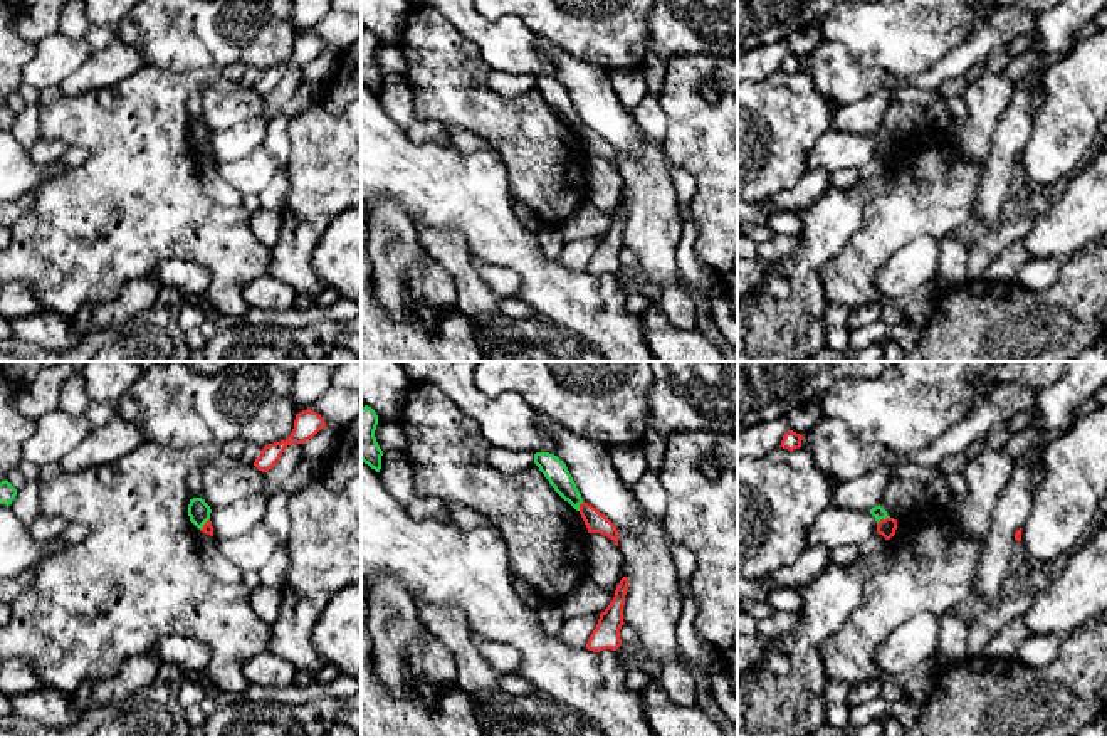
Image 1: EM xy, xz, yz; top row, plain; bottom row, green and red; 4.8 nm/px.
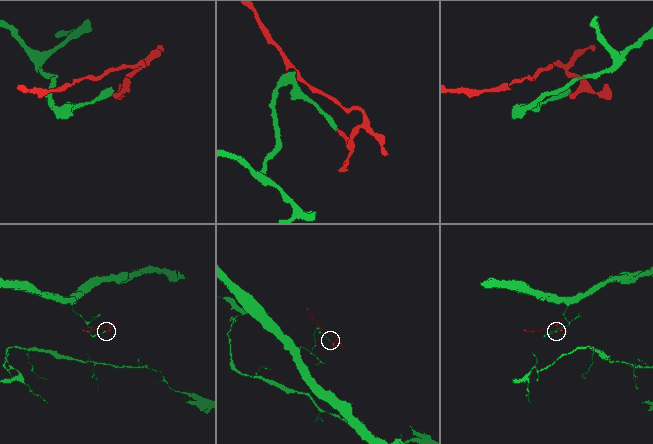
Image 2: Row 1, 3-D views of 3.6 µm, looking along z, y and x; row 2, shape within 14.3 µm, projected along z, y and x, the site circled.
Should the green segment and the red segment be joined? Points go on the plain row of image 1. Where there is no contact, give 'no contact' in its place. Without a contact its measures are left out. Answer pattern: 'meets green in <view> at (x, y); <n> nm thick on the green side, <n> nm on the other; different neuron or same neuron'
meets green in yz at (882, 142); 70 nm thick on the green side, 90 nm on the other; same neuron

